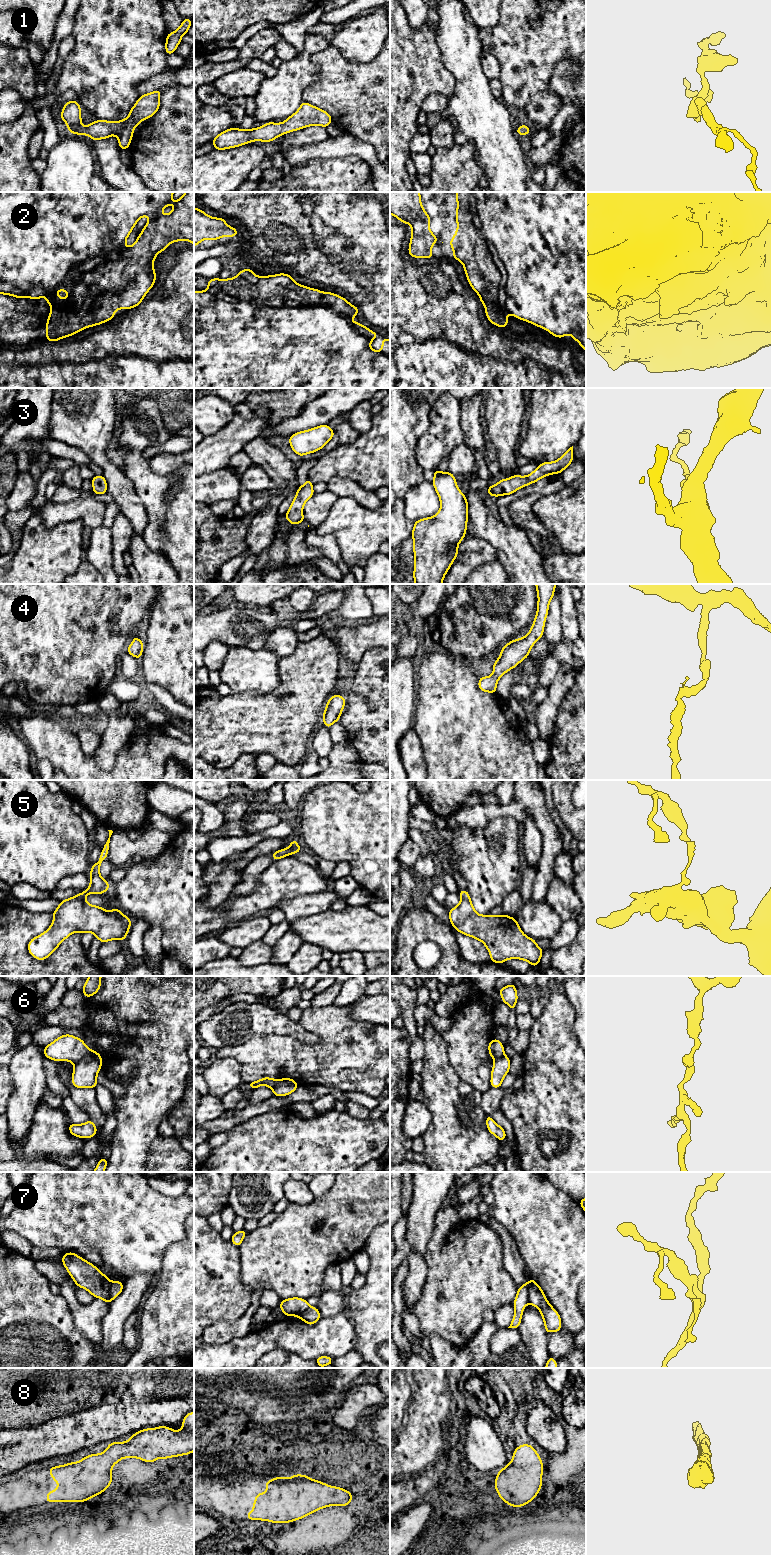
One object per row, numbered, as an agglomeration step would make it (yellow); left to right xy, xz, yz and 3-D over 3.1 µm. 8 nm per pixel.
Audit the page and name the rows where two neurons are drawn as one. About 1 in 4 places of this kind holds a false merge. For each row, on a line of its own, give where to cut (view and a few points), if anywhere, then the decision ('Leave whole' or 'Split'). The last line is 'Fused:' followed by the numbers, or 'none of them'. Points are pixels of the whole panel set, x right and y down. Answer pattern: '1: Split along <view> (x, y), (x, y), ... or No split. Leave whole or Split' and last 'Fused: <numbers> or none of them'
1: No split. Leave whole
2: No split. Leave whole
3: No split. Leave whole
4: No split. Leave whole
5: No split. Leave whole
6: Split along xy (88, 1049), (74, 1064). Split
7: Split along yz (527, 1282), (527, 1297), (530, 1302). Split
8: No split. Leave whole
Fused: 6, 7

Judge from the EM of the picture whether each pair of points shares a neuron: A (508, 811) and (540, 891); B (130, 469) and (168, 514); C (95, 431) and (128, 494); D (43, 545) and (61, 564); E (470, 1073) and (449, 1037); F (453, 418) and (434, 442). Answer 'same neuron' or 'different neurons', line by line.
A: same neuron
B: same neuron
C: same neuron
D: same neuron
E: same neuron
F: same neuron

